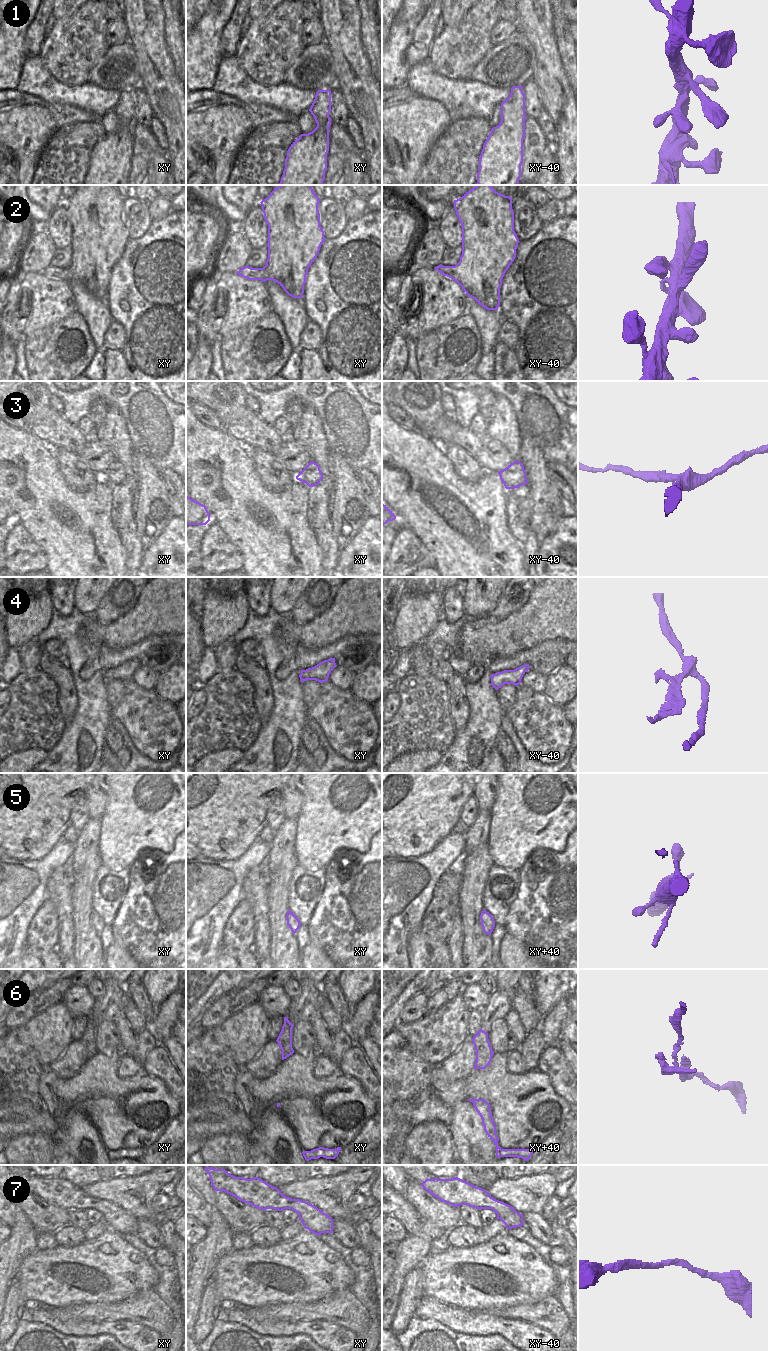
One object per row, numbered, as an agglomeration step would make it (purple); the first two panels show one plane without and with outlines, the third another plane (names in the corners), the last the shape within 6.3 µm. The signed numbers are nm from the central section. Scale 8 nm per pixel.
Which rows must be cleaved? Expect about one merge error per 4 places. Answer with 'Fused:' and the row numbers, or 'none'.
Fused: 4

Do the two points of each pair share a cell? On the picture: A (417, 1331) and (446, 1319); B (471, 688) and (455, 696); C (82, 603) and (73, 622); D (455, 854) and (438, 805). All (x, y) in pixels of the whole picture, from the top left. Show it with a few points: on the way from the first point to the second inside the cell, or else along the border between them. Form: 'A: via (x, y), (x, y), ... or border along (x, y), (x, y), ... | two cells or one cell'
A: border along (415, 1316), (433, 1319), (458, 1333) | two cells
B: border along (465, 683), (469, 714) | two cells
C: border along (75, 609), (82, 613), (92, 614) | two cells
D: border along (453, 830), (431, 849) | two cells

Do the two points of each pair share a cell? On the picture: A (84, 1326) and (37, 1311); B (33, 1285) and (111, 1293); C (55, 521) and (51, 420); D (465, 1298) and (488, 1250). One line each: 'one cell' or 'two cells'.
A: one cell
B: one cell
C: two cells
D: one cell

